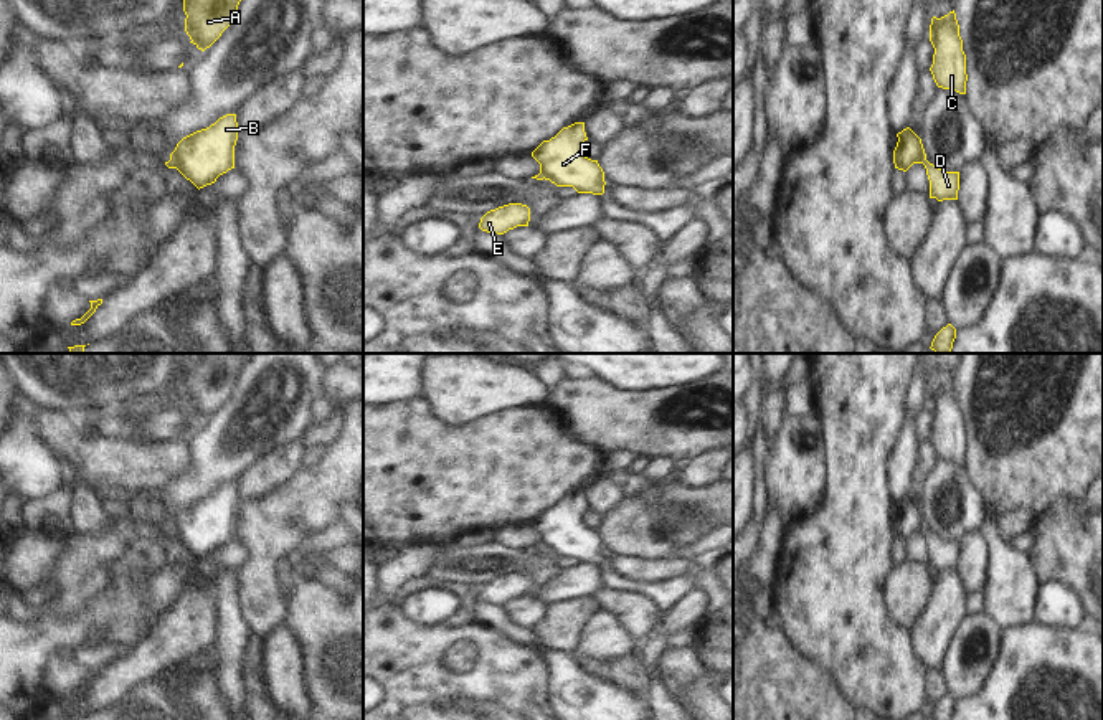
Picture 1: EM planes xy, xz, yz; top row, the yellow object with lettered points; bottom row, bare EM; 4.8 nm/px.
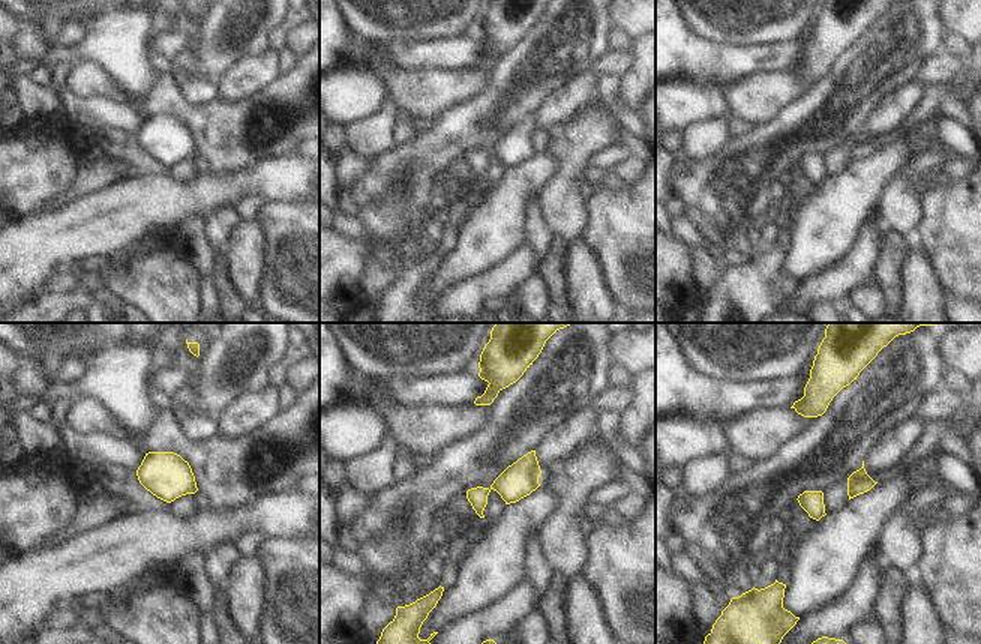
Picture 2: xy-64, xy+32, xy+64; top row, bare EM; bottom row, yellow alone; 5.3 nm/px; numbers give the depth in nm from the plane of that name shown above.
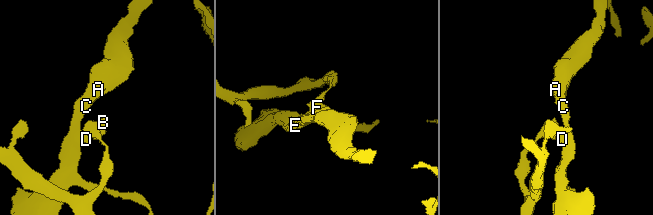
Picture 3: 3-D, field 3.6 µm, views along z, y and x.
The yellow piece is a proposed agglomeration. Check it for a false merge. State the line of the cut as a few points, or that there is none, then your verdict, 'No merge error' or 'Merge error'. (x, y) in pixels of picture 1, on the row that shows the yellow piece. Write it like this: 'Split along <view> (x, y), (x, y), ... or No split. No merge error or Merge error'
Split along xy (169, 161), (175, 167). Merge error.

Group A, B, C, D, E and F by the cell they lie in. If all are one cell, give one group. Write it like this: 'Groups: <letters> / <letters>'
Groups: A C D E / B F.

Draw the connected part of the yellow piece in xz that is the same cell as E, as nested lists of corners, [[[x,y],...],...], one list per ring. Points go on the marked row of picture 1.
[[[509,203],[487,211],[479,223],[479,228],[487,233],[504,234],[517,226],[528,226],[530,208],[522,203]]]

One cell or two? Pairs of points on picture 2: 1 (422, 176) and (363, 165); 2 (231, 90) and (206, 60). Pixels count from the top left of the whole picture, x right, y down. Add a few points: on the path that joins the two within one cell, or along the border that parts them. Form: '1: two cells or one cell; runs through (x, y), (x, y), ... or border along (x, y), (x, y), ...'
1: two cells; border along (378, 158), (351, 195)
2: two cells; border along (249, 56), (237, 60), (215, 80)

